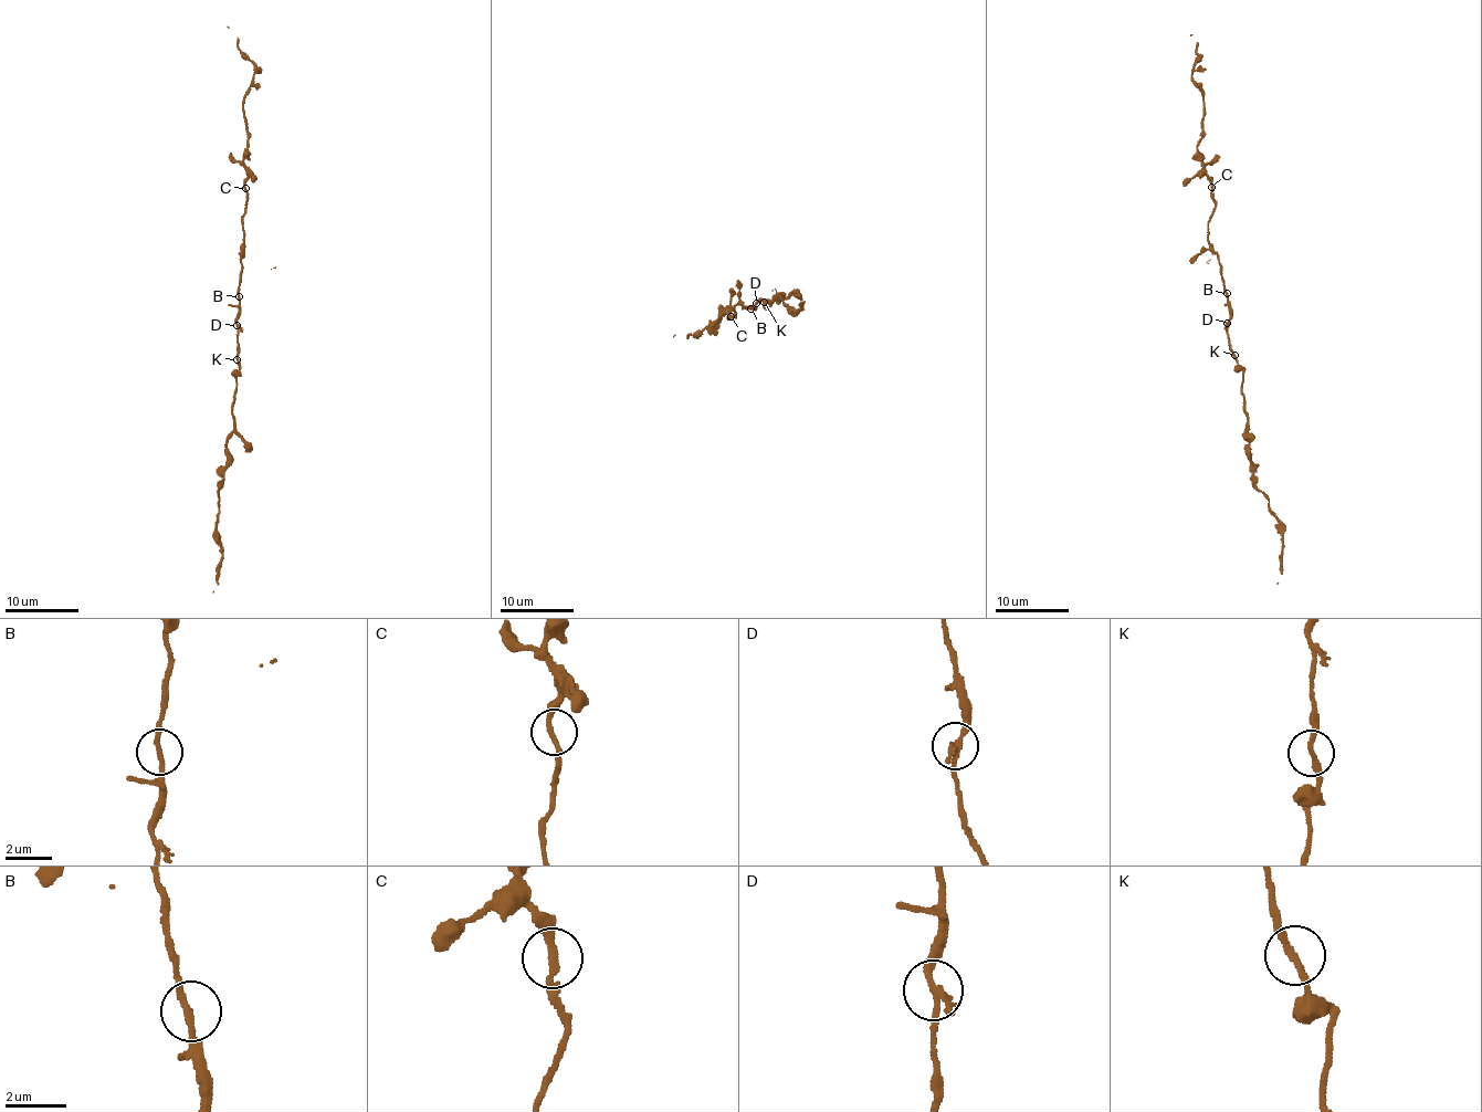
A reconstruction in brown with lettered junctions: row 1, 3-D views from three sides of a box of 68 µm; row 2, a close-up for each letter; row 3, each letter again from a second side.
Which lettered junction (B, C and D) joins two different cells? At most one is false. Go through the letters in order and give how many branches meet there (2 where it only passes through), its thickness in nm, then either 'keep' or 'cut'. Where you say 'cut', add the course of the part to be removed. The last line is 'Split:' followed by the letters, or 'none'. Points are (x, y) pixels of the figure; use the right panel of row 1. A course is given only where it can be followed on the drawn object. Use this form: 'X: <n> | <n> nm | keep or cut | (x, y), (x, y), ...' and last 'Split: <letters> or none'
B: 2 | 200 nm | keep
C: 2 | 220 nm | keep
D: 2 | 220 nm | keep
Split: none

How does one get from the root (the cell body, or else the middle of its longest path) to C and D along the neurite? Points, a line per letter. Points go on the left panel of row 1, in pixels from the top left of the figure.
C: (238, 304), (245, 188)
D: (238, 304), (237, 325)

